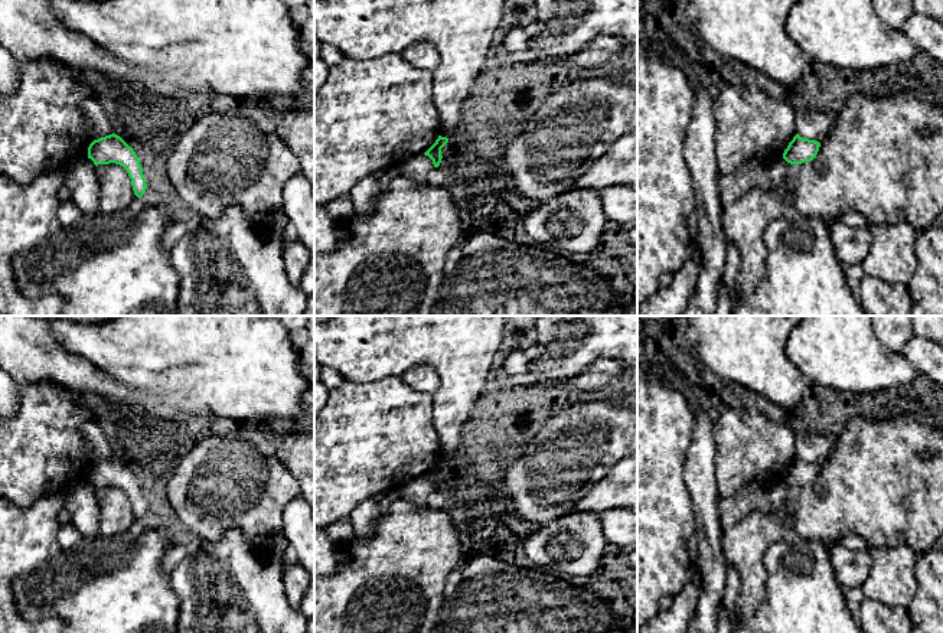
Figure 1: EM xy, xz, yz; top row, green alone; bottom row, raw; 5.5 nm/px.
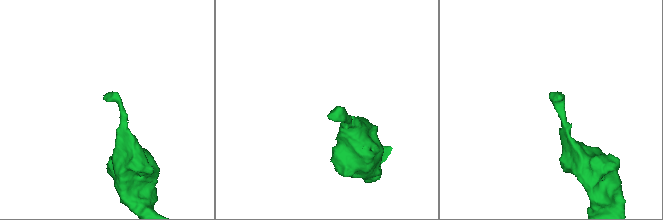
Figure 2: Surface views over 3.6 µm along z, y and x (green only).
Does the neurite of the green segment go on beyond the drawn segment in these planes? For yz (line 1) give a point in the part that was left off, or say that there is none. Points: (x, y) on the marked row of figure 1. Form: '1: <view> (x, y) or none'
1: none

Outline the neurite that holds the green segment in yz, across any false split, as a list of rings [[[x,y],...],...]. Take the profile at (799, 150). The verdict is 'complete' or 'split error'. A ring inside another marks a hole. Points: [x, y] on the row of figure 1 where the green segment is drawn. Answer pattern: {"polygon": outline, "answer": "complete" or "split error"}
{"polygon": [[[796,134],[784,150],[783,159],[790,164],[802,164],[813,160],[819,151],[819,147],[819,141],[803,138]]], "answer": "complete"}

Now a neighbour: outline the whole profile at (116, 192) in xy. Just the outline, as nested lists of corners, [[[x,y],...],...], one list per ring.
[[[115,163],[95,166],[99,185],[98,213],[115,213],[130,208],[136,198],[127,170]]]

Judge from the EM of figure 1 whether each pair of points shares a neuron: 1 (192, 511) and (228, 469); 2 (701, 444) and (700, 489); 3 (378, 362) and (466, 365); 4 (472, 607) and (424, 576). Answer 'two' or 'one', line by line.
1: one
2: one
3: one
4: two

